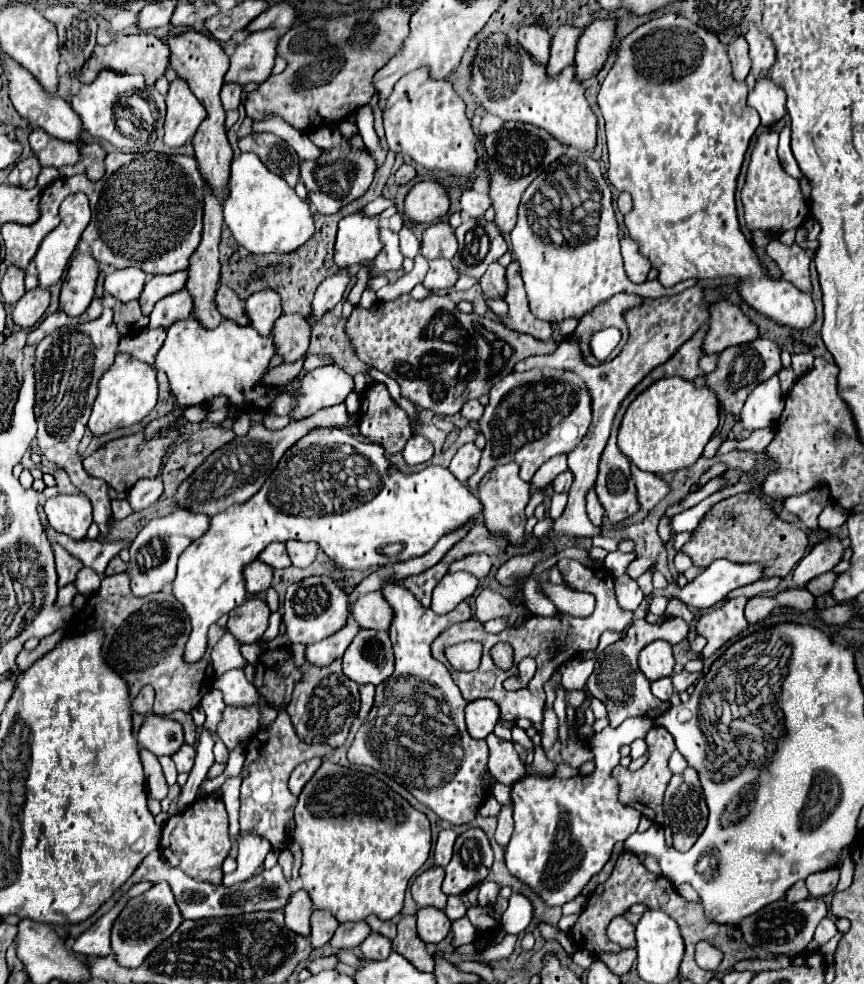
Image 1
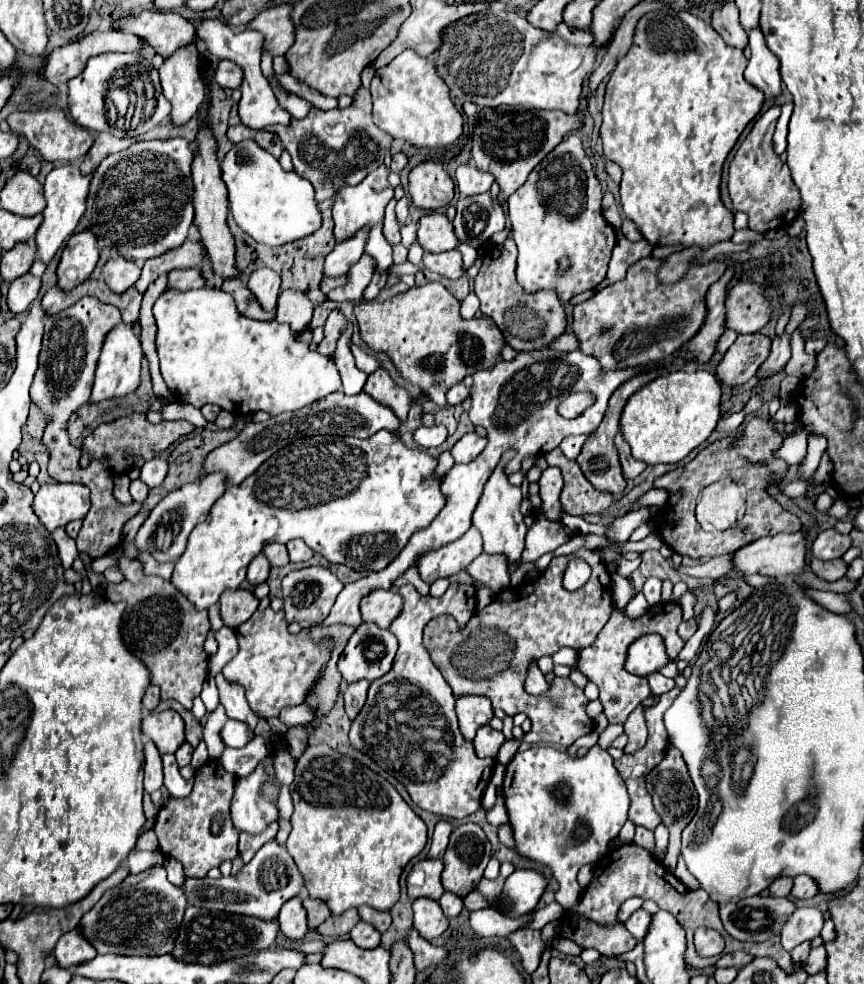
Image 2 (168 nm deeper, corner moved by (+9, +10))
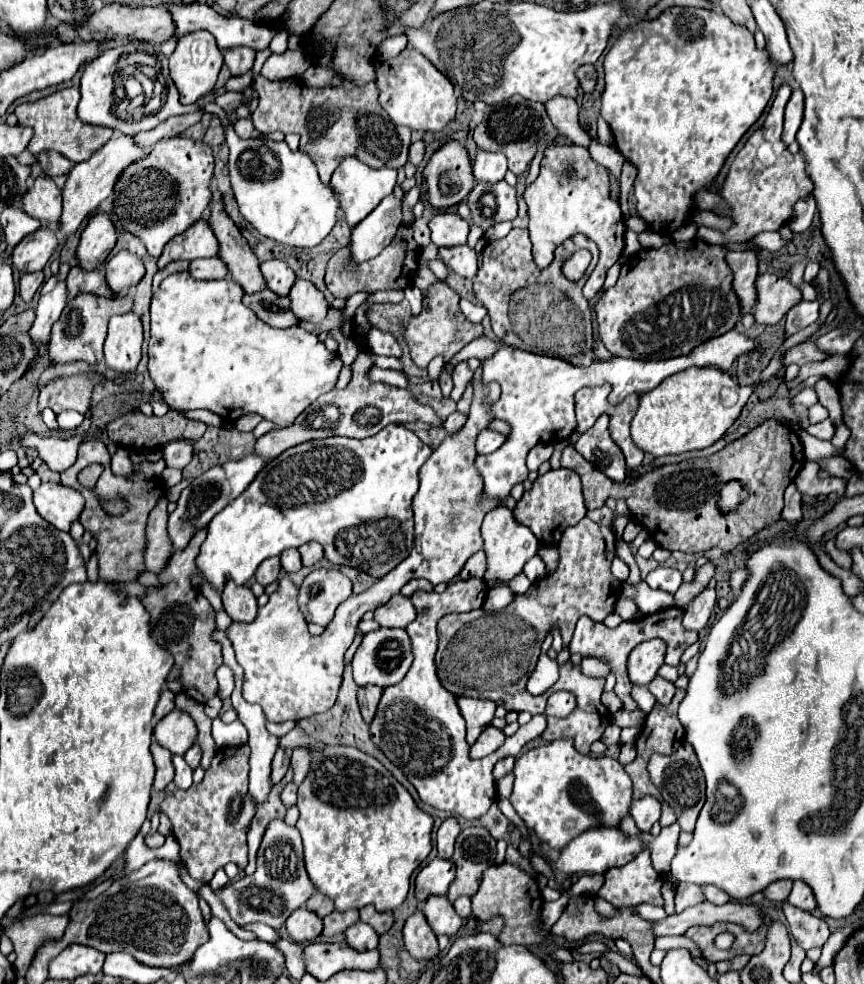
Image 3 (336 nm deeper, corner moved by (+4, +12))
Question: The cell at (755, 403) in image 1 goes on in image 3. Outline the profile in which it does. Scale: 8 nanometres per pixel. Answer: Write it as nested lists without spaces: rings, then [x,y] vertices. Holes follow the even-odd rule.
[[[801,301],[795,307],[789,309],[785,317],[785,331],[787,337],[797,333],[799,329],[805,329],[807,325],[815,323],[819,319],[819,301]]]

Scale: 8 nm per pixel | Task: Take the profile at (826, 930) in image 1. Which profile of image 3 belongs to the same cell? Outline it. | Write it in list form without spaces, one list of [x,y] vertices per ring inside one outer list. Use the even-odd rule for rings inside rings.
[[[783,903],[783,913],[789,921],[789,931],[795,937],[795,941],[807,951],[813,947],[823,947],[823,943],[829,937],[829,927],[825,919],[819,919],[807,911],[801,911],[789,903]]]

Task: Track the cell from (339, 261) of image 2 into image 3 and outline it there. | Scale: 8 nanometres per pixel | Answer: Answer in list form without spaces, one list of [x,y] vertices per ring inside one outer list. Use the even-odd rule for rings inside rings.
[[[395,195],[385,197],[355,229],[351,235],[353,261],[361,263],[377,257],[395,237],[401,225],[401,199]]]

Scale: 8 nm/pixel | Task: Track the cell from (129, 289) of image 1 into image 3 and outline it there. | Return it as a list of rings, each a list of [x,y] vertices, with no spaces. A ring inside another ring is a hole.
[[[119,251],[117,255],[113,255],[107,261],[105,271],[107,271],[107,285],[113,289],[113,293],[127,293],[145,275],[143,261],[129,251]]]

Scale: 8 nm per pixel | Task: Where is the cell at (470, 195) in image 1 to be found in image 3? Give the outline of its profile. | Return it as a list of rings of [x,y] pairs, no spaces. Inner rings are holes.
[[[477,151],[473,159],[473,175],[477,181],[497,183],[507,173],[507,157],[505,153],[493,153],[493,151]]]

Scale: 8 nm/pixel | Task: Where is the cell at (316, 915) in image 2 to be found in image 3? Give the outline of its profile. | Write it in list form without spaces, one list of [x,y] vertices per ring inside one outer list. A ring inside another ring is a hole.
[[[313,893],[311,895],[311,899],[307,901],[307,905],[305,905],[309,911],[313,911],[317,917],[327,917],[335,907],[333,907],[333,901],[329,899],[329,897],[325,897],[323,893]]]

